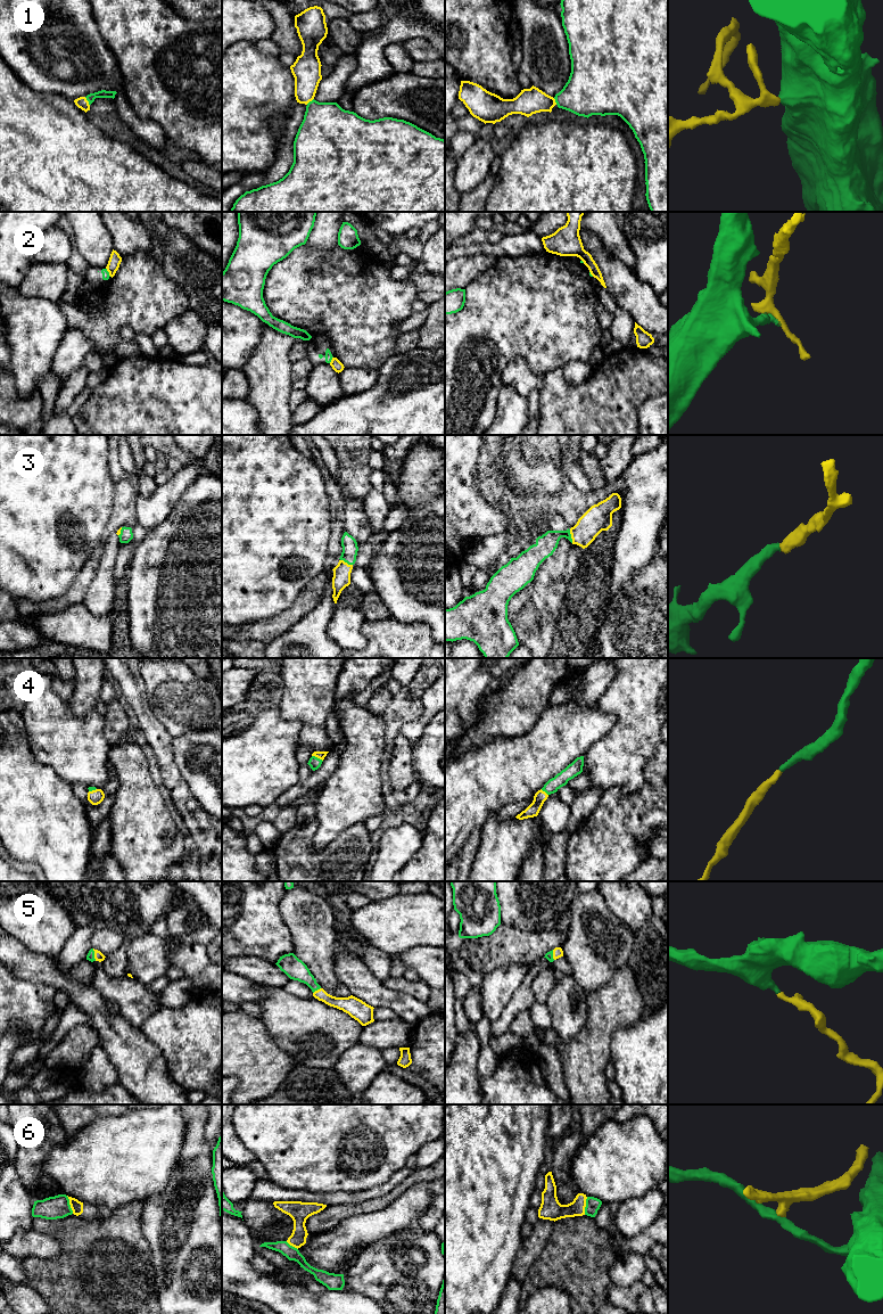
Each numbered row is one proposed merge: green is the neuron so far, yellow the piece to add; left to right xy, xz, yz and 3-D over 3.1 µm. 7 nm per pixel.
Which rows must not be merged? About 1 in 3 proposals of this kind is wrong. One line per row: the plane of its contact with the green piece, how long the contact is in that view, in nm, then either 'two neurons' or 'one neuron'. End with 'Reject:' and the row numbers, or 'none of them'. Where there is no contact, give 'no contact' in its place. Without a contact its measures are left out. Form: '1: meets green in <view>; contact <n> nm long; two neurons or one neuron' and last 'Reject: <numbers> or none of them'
1: meets green in xy; contact 70 nm long; one neuron
2: meets green in xz; contact 50 nm long; two neurons
3: meets green in yz; contact 100 nm long; one neuron
4: meets green in xz; contact 90 nm long; one neuron
5: meets green in xy; contact 90 nm long; one neuron
6: meets green in xy; contact 140 nm long; two neurons
Reject: 2, 6

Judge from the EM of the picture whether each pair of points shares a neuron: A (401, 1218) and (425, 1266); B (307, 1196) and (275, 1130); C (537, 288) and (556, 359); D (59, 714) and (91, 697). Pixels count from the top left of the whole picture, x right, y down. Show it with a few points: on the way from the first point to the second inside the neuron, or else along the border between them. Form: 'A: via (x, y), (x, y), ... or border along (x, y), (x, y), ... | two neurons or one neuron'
A: border along (417, 1224), (399, 1229), (381, 1239) | two neurons
B: border along (279, 1185), (286, 1189), (331, 1193) | two neurons
C: via (537, 305), (547, 317), (547, 342) | one neuron
D: border along (67, 703), (77, 716), (85, 716), (95, 709) | two neurons

